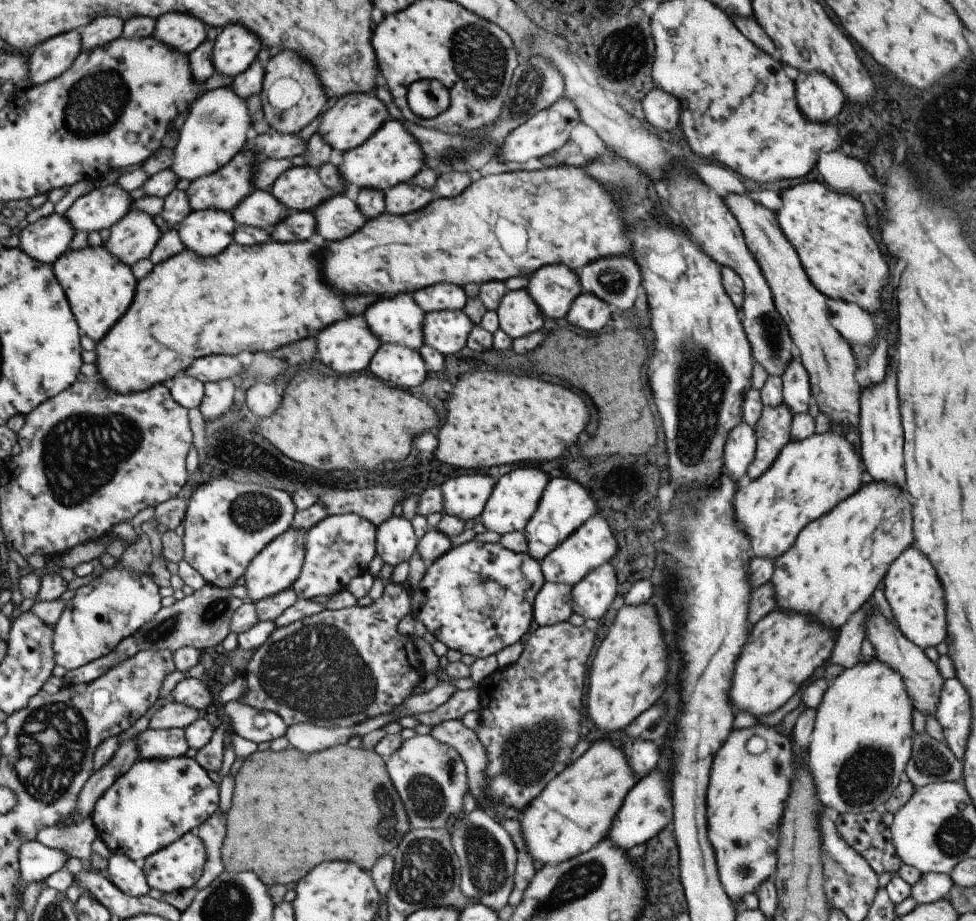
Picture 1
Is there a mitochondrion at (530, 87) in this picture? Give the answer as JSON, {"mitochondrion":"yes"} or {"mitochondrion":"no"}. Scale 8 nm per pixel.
{"mitochondrion":"yes"}

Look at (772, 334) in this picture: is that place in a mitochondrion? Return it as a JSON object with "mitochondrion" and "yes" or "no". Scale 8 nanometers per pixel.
{"mitochondrion":"yes"}

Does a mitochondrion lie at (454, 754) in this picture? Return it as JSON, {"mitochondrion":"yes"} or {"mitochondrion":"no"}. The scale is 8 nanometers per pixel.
{"mitochondrion":"no"}

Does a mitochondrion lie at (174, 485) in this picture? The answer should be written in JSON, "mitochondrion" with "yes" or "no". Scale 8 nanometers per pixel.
{"mitochondrion":"no"}

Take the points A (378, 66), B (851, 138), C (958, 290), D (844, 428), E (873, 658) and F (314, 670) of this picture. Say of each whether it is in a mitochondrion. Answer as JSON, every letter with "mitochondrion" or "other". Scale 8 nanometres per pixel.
{"A":"other","B":"other","C":"other","D":"other","E":"other","F":"mitochondrion"}

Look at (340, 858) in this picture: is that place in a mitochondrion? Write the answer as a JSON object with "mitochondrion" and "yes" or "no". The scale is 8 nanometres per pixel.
{"mitochondrion":"no"}

